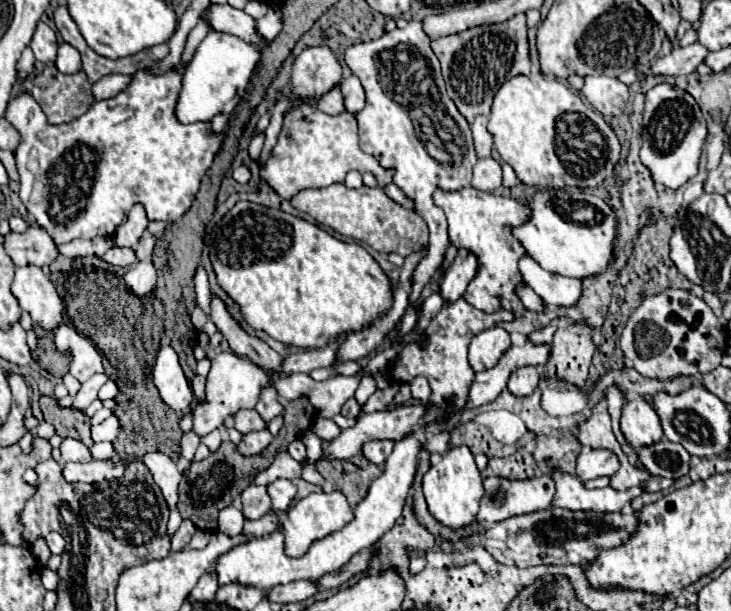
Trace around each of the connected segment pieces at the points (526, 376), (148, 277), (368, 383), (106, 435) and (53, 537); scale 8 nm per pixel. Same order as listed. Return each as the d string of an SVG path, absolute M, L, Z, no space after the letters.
M519 367L509 377L509 391L513 395L531 395L539 383L537 367Z
M139 261L131 267L127 267L123 281L127 283L127 287L135 293L135 295L147 295L155 289L155 281L157 281L157 273L153 263L147 261Z
M370 376L361 378L360 384L355 392L357 402L362 406L366 403L367 399L377 390L374 379Z
M111 415L103 423L91 427L93 441L113 441L117 437L117 433L119 433L119 421L115 415Z
M49 533L47 537L45 537L45 541L47 541L47 545L49 545L49 549L51 549L51 553L53 555L61 555L63 553L63 547L65 547L65 539L59 535L59 533Z

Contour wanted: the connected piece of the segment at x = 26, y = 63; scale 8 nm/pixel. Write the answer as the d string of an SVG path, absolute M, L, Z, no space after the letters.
M27 47L27 49L23 51L19 63L17 63L17 75L19 75L19 77L27 77L27 75L31 75L31 73L33 73L33 61L35 61L33 51Z

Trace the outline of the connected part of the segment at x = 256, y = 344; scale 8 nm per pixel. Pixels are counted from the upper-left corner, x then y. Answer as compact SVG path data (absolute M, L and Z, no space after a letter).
M213 297L211 301L211 317L217 327L217 331L227 339L231 351L235 355L243 355L245 359L251 359L251 363L259 363L259 367L267 367L267 371L275 371L279 363L283 363L285 357L281 357L277 351L273 351L267 343L259 341L257 337L247 335L227 313L221 299Z

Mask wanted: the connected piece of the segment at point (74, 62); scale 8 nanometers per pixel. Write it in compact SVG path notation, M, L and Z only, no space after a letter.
M61 43L55 65L57 65L57 69L59 69L61 73L77 73L77 71L81 69L79 51L77 51L75 47L71 47L69 43Z

